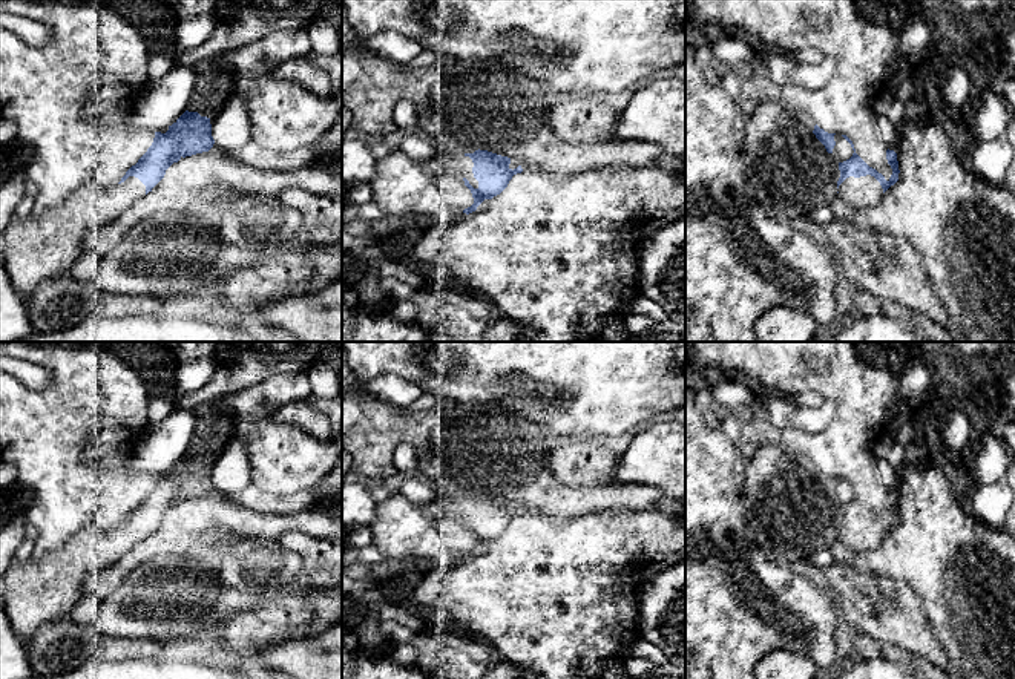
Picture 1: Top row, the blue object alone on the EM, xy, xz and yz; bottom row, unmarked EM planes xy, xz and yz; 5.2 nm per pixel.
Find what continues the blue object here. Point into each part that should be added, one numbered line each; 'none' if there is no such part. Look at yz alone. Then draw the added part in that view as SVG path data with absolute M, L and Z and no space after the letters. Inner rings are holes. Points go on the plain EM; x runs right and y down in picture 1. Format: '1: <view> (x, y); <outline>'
1: yz (863, 535); M871 520L846 521L837 532L840 541L856 552L868 552L877 549L883 541L880 526Z

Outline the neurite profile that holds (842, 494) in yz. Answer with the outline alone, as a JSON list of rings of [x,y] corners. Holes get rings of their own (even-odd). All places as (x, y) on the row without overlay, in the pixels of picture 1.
[[[834,478],[836,489],[833,495],[829,497],[831,504],[834,507],[834,524],[837,527],[840,521],[840,513],[839,507],[849,503],[854,497],[851,487],[842,480],[842,478]]]

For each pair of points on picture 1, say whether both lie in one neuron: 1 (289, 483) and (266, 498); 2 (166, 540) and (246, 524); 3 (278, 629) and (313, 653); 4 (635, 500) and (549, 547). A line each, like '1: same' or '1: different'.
1: different
2: same
3: different
4: different

